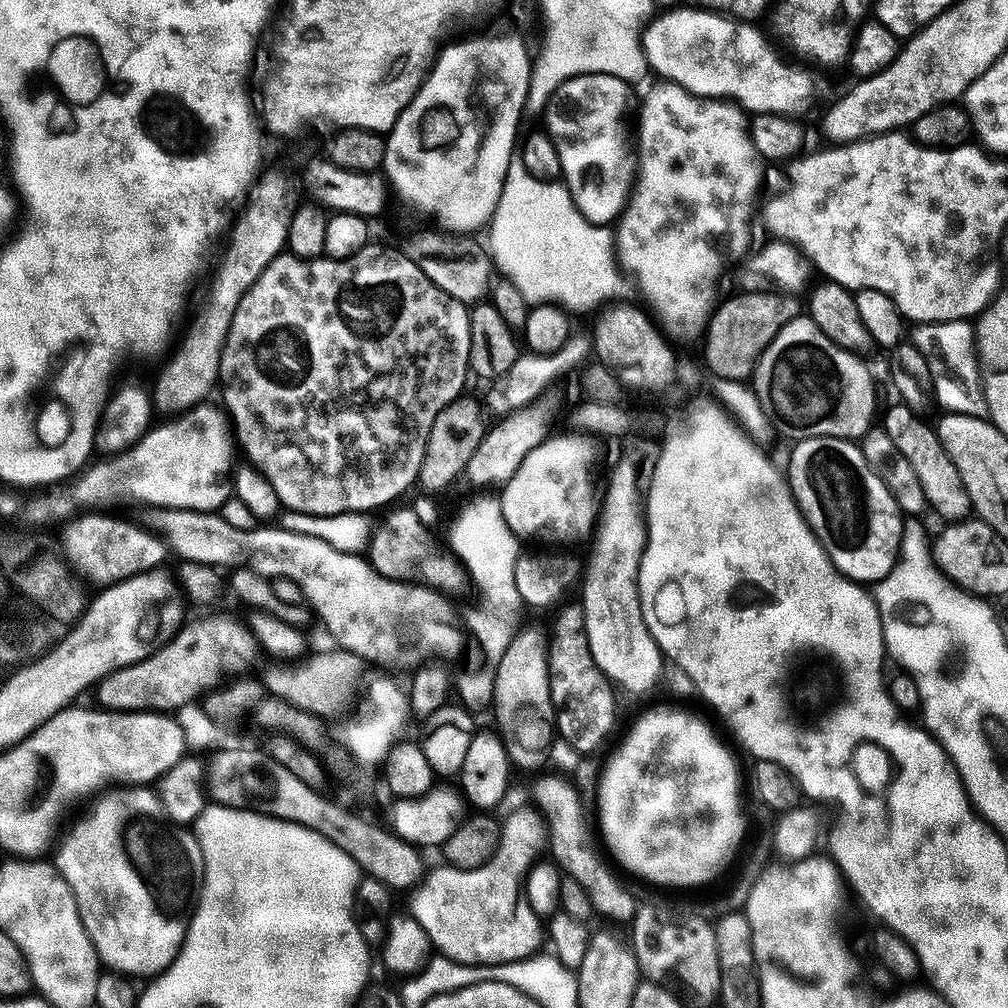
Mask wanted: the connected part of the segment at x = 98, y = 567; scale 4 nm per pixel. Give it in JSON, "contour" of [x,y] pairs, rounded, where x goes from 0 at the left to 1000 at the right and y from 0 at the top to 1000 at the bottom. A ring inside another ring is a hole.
{"contour":[[[81,510],[64,526],[63,540],[70,559],[80,560],[93,574],[102,577],[126,575],[129,568],[158,564],[159,559],[169,552],[168,541],[154,527],[142,528],[139,524],[133,525],[127,536],[126,518],[111,511],[115,510]]]}

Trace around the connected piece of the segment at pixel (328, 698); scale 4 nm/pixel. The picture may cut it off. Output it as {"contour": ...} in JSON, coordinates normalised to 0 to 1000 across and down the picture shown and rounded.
{"contour":[[[340,645],[311,646],[309,650],[303,650],[293,657],[270,657],[274,659],[264,660],[260,678],[269,689],[298,705],[304,705],[316,712],[333,710],[348,698],[353,681],[357,674],[358,677],[362,674],[362,656],[350,647]]]}

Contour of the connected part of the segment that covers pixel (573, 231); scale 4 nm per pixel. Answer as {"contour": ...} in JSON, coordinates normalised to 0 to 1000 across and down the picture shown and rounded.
{"contour":[[[516,163],[504,166],[494,204],[483,227],[488,237],[486,254],[491,265],[495,269],[497,266],[496,270],[508,278],[529,303],[554,301],[570,312],[615,296],[610,294],[619,290],[620,271],[613,265],[609,253],[608,227],[582,218],[569,199],[563,202],[566,191],[560,194],[556,186],[544,187],[547,179],[532,183],[535,175],[524,179],[520,168]]]}

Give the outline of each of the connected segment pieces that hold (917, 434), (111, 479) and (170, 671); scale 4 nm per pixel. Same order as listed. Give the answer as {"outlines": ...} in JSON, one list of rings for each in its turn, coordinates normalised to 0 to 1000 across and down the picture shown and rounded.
{"outlines":[[[[896,399],[889,402],[875,413],[875,423],[879,431],[883,431],[883,438],[891,442],[891,446],[907,462],[907,470],[911,470],[911,478],[915,478],[915,486],[921,495],[921,504],[930,507],[939,518],[957,515],[964,508],[964,499],[958,490],[958,482],[940,452],[936,438],[929,431],[929,426],[923,420],[912,417],[910,410]]],[[[206,403],[188,405],[174,415],[164,416],[167,417],[164,421],[148,424],[142,435],[123,448],[104,451],[96,460],[88,459],[70,477],[72,498],[79,506],[111,506],[114,500],[148,500],[151,506],[183,504],[187,508],[214,508],[232,488],[230,438],[226,435],[228,423],[223,410],[217,404],[202,404]]],[[[202,611],[199,615],[184,618],[179,626],[165,639],[159,640],[154,647],[147,650],[144,655],[138,655],[136,659],[130,659],[124,663],[113,665],[107,671],[102,671],[99,678],[94,680],[94,697],[100,703],[108,706],[162,706],[174,707],[174,702],[183,702],[190,693],[201,691],[208,684],[211,684],[222,672],[226,665],[230,669],[238,669],[254,655],[256,639],[251,630],[241,618],[233,619],[222,611]]]]}

